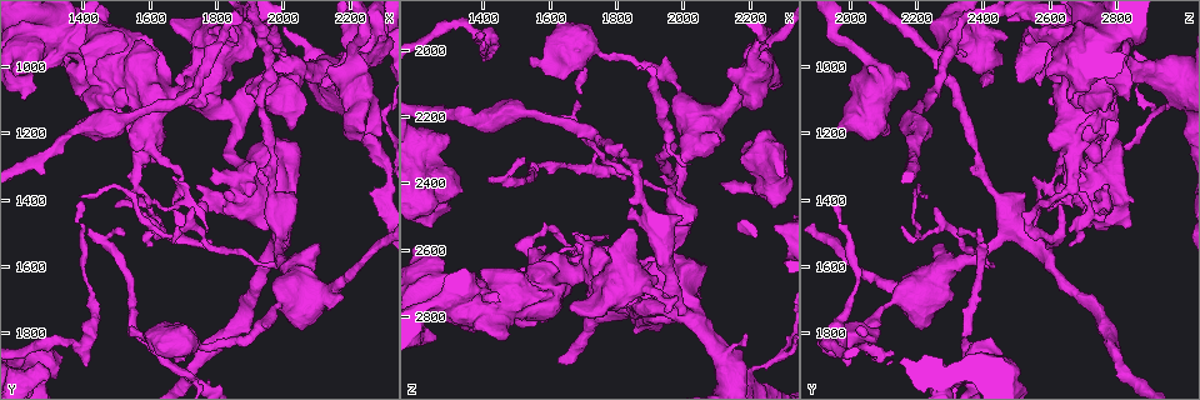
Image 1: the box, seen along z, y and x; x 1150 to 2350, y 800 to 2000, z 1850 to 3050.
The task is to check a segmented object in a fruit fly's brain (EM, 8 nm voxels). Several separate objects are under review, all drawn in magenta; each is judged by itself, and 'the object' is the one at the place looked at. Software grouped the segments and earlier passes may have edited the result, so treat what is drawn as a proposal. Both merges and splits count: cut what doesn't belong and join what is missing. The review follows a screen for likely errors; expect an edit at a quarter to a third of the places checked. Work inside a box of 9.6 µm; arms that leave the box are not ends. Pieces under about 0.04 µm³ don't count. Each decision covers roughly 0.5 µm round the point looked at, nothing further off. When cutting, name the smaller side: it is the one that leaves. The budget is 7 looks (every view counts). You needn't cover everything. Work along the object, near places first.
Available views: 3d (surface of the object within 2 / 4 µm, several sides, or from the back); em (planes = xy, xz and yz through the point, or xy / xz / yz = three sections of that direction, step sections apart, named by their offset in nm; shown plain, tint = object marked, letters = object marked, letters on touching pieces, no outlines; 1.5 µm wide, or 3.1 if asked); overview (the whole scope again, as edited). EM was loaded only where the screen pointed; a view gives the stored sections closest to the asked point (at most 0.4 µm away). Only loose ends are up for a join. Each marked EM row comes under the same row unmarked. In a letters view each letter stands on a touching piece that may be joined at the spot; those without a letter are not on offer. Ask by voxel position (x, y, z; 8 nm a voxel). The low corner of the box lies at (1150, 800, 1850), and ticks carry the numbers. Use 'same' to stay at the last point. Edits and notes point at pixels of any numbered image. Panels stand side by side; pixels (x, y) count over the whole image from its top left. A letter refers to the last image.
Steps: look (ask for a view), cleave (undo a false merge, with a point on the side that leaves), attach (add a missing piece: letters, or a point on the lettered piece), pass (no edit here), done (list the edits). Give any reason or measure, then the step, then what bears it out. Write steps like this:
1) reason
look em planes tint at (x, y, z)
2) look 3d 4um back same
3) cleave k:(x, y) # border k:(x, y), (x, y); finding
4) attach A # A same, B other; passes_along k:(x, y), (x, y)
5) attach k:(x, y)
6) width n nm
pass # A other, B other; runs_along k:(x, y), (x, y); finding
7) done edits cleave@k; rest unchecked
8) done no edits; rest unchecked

look 3d 4um at (1870, 1300, 2710)

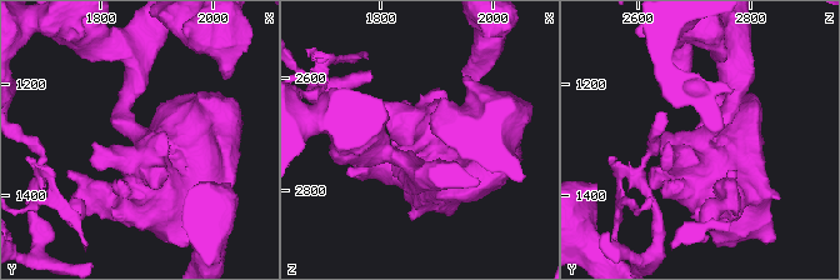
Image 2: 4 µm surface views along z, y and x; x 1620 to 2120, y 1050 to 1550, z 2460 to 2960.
look em yz step 4 tint at (1880, 1305, 2715)

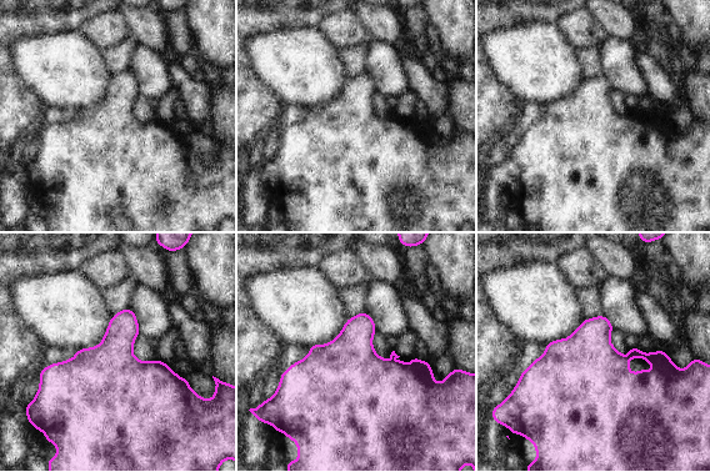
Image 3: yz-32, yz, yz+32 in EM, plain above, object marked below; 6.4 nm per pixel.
look em xy step 8 letters same

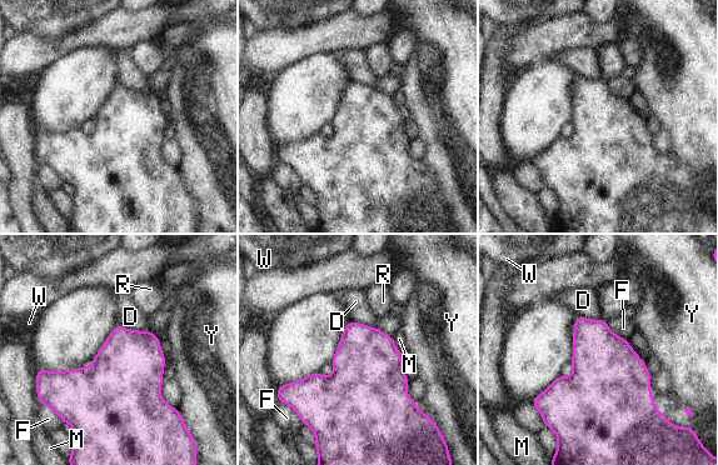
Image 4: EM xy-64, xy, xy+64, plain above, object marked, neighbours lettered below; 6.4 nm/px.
width 380 nm
pass # D other, F other, M other, R other, W other, Y other; border 4:(606, 321), (613, 333), (627, 340); one neuron here

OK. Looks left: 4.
sudden change in width
look 3d 4um at (1890, 880, 2720)

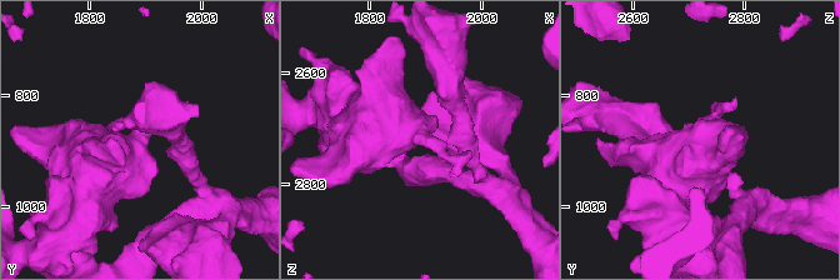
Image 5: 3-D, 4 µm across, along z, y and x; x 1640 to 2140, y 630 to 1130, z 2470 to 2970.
look em planes letters at (1895, 875, 2710)

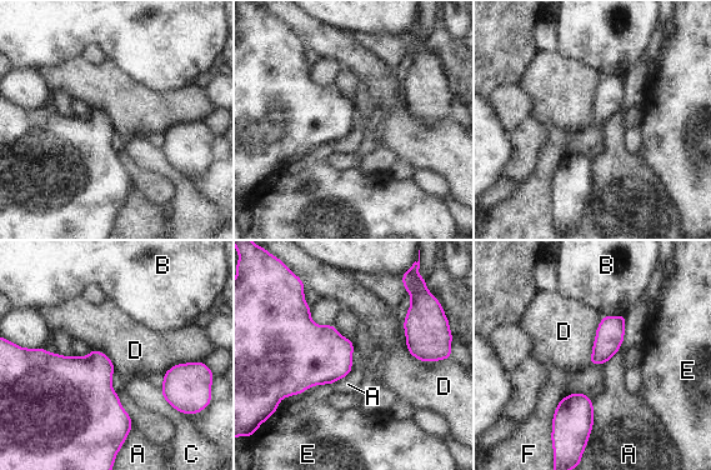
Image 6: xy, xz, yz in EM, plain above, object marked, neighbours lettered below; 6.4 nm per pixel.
pass # A other, B other, C other, D other, E other, F other; border 6:(602, 316), (596, 330), (589, 365); all the same neuron

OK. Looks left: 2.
three-way junction
look em xz step 8 tint at (1550, 1370, 2670)

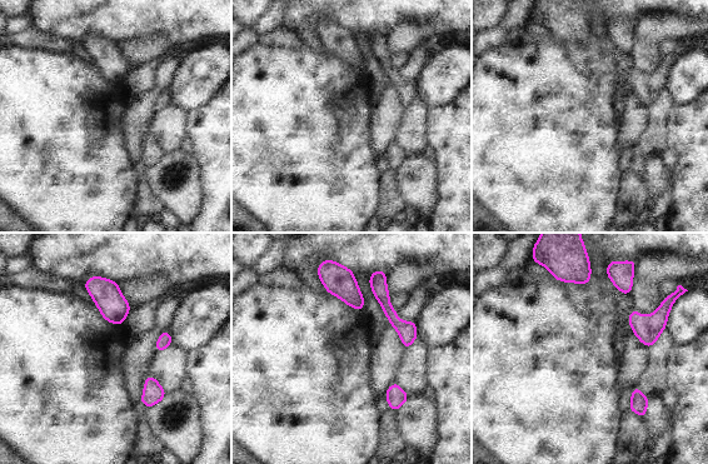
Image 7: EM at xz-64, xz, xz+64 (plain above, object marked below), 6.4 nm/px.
look em planes letters same

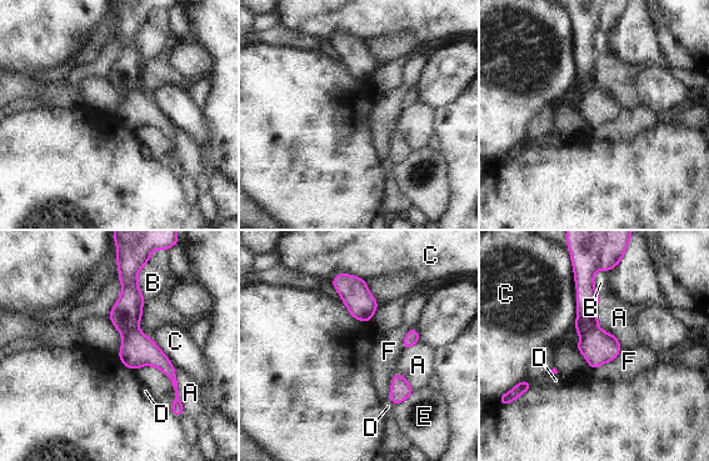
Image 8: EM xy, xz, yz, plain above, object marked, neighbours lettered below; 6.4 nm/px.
longest_contact C 380 nm
pass # A other, B other, C other, D other, E other, F other; all the same neuron

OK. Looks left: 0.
done no edits; rest unchecked

